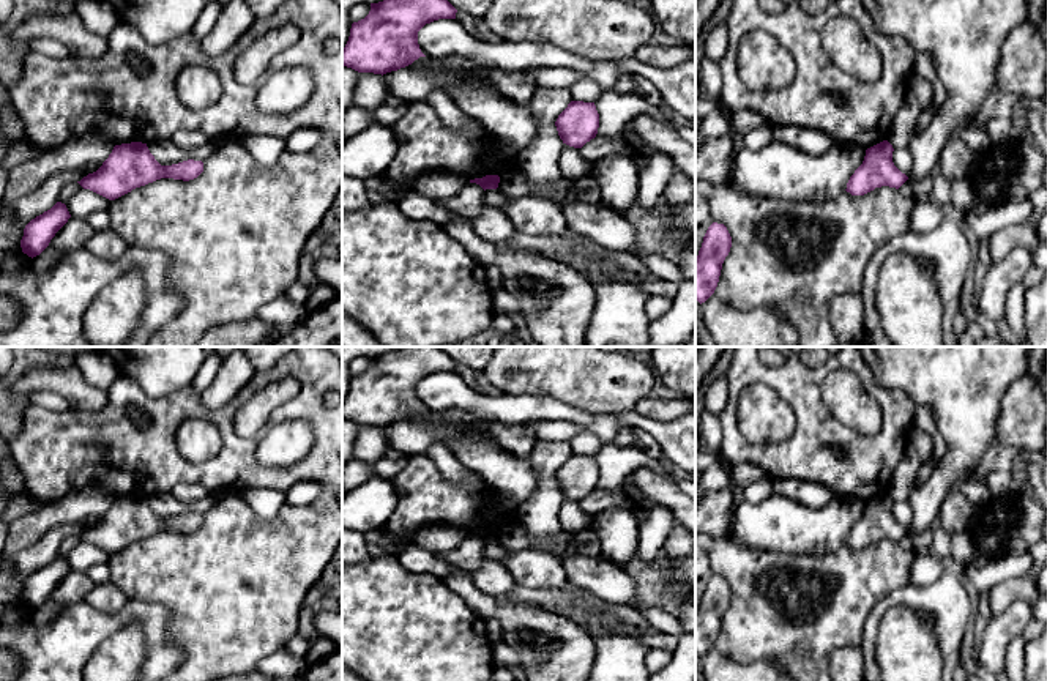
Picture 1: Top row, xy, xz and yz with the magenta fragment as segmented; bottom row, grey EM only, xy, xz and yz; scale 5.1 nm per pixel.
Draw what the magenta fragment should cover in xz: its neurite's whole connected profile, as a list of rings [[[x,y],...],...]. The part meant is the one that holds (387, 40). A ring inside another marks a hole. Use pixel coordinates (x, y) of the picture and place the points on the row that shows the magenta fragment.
[[[383,0],[371,3],[369,14],[352,24],[342,49],[342,65],[358,73],[386,74],[426,57],[418,32],[438,19],[456,19],[448,0]]]

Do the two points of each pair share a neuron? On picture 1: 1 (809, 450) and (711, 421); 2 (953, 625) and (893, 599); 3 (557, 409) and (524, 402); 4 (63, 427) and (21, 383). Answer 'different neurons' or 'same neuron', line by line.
1: different neurons
2: same neuron
3: same neuron
4: different neurons

